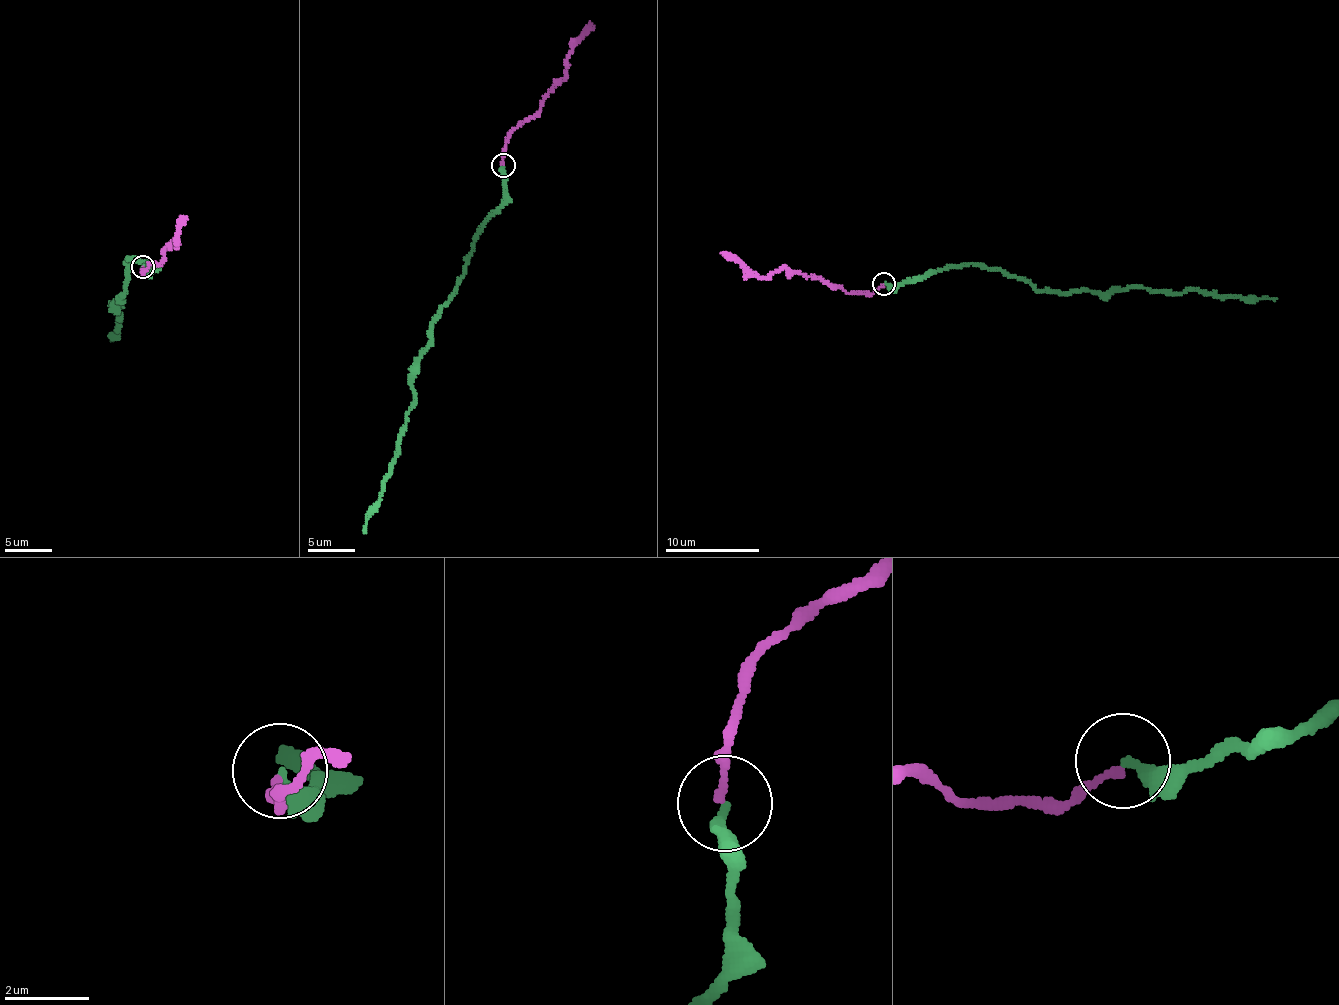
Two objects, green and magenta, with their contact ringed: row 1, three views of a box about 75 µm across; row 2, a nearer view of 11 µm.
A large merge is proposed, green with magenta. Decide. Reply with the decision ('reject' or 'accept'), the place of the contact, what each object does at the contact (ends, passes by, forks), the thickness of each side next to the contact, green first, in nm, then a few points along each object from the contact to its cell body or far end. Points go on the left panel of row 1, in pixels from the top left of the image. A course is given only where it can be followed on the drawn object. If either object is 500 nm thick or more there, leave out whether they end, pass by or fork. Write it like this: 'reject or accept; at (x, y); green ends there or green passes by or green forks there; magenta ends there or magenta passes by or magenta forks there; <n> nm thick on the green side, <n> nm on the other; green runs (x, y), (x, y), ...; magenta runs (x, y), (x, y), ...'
accept; at (143, 266); green ends there; magenta ends there; 280 nm thick on the green side, 150 nm on the other; green runs (143, 267), (129, 257), (119, 299), (124, 302), (113, 307), (122, 308), (119, 334), (111, 339); magenta runs (143, 267), (144, 274), (140, 272), (159, 263), (164, 254), (162, 250), (174, 239), (176, 246), (180, 215)

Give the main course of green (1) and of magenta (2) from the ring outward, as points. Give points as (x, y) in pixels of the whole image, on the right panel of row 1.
1: (883, 284), (914, 283), (949, 265), (966, 263), (997, 267), (1038, 289), (1057, 292), (1141, 287), (1277, 298)
2: (883, 284), (870, 293), (857, 294), (783, 267), (765, 276), (748, 272), (720, 253)

